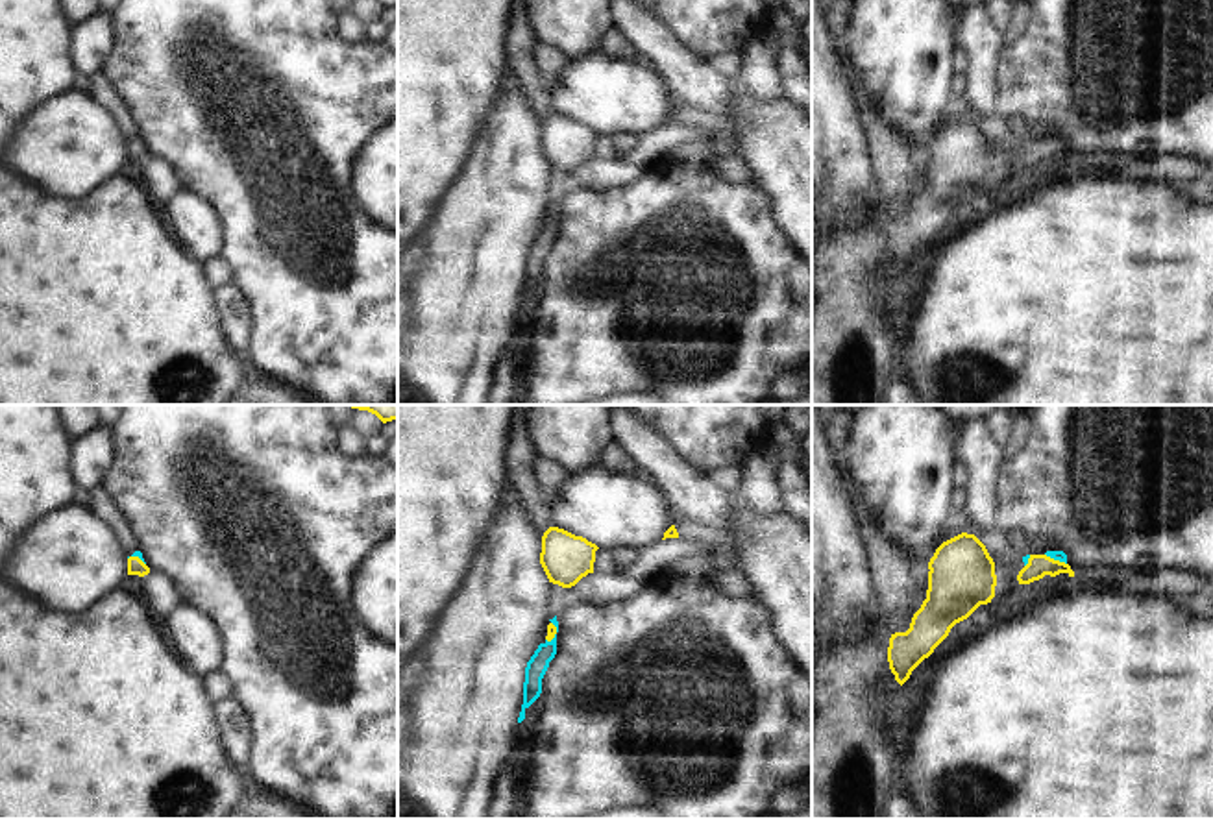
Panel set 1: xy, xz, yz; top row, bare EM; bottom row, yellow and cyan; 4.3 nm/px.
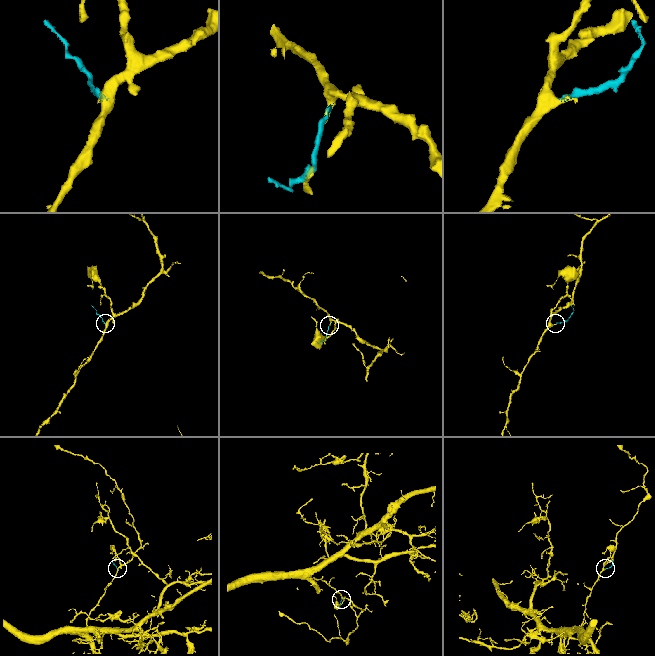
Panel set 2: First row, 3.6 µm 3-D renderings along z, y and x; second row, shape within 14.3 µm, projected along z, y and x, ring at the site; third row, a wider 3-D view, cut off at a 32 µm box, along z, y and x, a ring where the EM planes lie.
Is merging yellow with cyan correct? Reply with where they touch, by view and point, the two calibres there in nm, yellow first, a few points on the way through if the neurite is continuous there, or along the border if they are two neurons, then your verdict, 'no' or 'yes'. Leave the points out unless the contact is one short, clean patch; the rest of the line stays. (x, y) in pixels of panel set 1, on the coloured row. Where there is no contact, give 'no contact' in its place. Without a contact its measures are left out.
contact xz (555, 633); calibres 50 and 90 nm; way xz (551, 629), (555, 633), (537, 666); yes

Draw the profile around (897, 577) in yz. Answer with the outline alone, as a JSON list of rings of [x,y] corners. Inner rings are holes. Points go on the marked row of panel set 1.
[[[843,475],[843,481],[849,488],[862,540],[867,549],[873,584],[878,597],[884,601],[884,610],[897,619],[897,632],[906,632],[912,617],[906,617],[904,612],[928,579],[928,564],[915,562],[906,553],[899,551],[880,532],[873,514],[865,508],[852,477]]]

